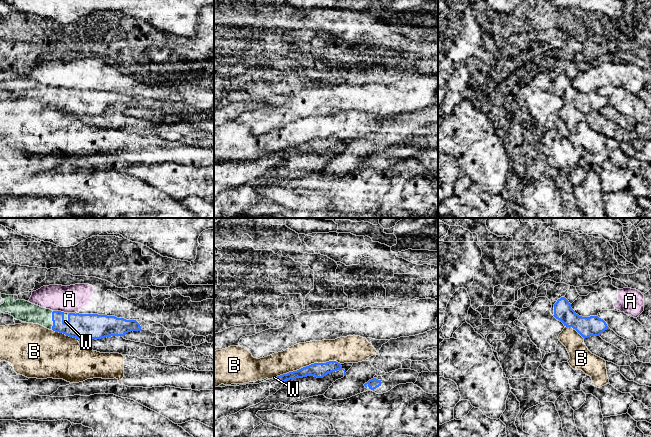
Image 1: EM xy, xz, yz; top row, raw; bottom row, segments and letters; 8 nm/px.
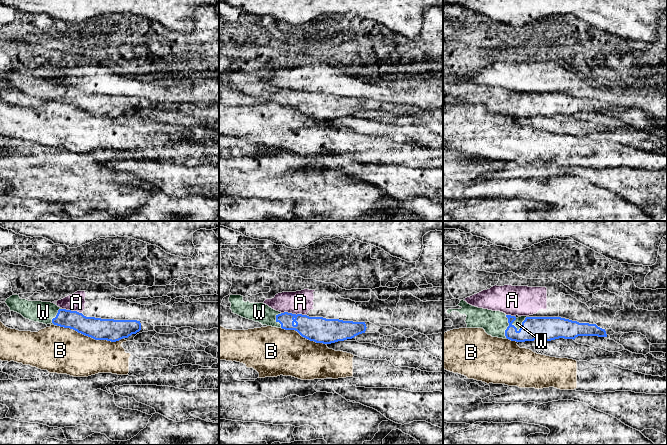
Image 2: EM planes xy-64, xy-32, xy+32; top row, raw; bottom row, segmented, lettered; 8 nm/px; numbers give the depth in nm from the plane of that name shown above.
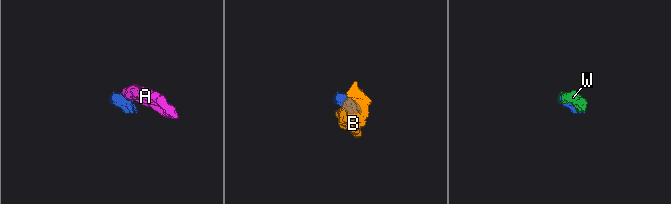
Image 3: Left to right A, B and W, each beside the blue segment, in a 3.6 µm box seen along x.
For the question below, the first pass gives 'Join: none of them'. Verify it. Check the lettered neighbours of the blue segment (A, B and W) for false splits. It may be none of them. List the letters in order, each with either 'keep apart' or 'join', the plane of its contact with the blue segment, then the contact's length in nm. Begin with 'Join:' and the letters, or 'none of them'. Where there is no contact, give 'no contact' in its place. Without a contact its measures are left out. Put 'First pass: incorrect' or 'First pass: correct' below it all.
Join: W
A: keep apart; meets blue in xy; contact 100 nm long
B: keep apart; meets blue in xz; contact 550 nm long
W: join; meets blue in xy; contact 150 nm long
First pass: incorrect

